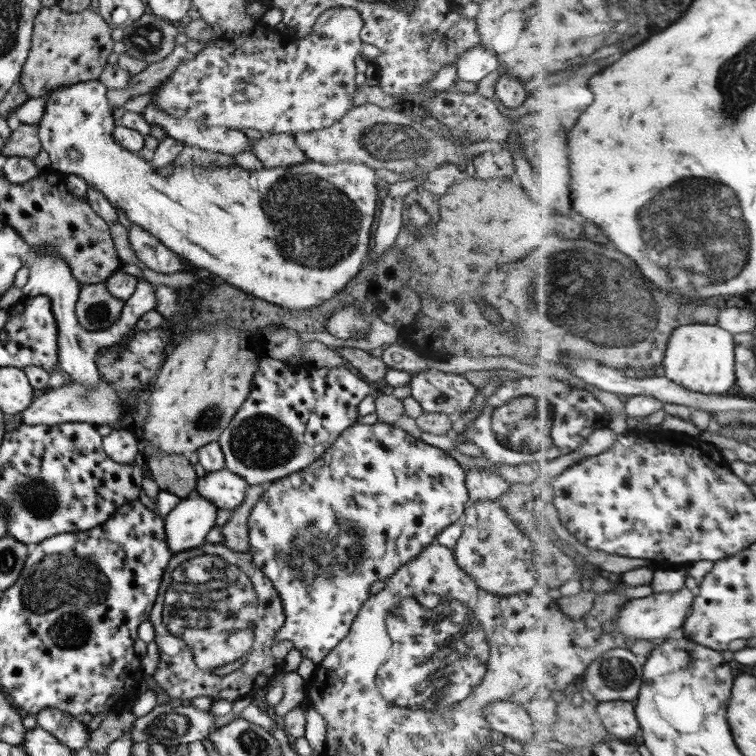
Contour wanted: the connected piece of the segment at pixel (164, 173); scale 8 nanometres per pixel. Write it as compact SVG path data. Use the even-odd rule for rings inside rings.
M96 79L63 86L55 90L55 92L51 92L51 96L46 97L47 105L44 116L38 124L39 132L37 136L40 140L39 148L44 148L49 154L52 170L63 173L66 176L74 174L84 180L88 187L92 186L96 190L100 190L114 208L118 206L124 211L124 214L126 214L132 224L150 232L151 235L163 242L171 251L179 254L189 264L192 263L196 271L238 287L242 292L265 300L267 303L274 303L276 306L288 308L290 311L306 310L307 308L324 304L324 301L330 300L359 274L364 257L371 254L372 248L368 247L370 246L370 230L372 230L372 220L374 214L376 214L376 208L379 208L378 190L376 189L377 176L374 168L370 168L360 162L340 162L339 160L332 164L307 161L302 164L287 166L286 168L264 167L262 170L246 170L238 164L230 165L230 167L223 167L222 164L210 164L209 170L206 170L204 165L186 168L173 167L172 164L168 164L163 166L163 168L154 168L151 162L146 161L144 157L140 157L136 152L126 150L114 140L113 130L118 125L119 113L112 110L109 105L107 89L107 86L104 86L99 79ZM70 150L80 152L78 160L72 161L68 157Z

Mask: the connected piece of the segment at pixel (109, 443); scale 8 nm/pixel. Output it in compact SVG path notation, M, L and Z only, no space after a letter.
M117 426L107 436L103 437L104 453L114 462L120 464L134 463L138 451L138 440L127 427Z

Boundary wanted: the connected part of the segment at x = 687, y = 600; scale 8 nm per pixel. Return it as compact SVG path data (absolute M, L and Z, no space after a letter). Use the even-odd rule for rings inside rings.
M688 585L678 592L660 592L646 598L632 599L628 605L619 612L616 624L619 631L630 638L642 640L658 640L663 642L672 637L679 628L684 628L686 621L693 611L694 601L698 593Z

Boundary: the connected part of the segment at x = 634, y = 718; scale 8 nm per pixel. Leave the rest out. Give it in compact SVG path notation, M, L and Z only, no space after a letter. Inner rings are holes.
M628 700L601 702L598 712L612 736L627 741L643 731L635 702Z

